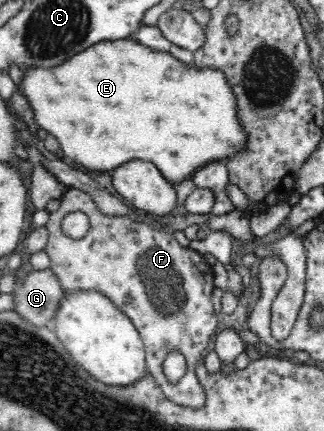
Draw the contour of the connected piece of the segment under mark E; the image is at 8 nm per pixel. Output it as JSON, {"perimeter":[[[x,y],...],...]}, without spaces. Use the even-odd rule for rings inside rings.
{"perimeter":[[[132,37],[118,39],[114,41],[101,41],[97,44],[91,45],[88,49],[70,57],[66,63],[52,67],[52,69],[40,68],[34,66],[33,68],[23,68],[25,70],[24,81],[20,90],[24,92],[24,96],[28,98],[32,109],[34,110],[35,121],[46,129],[49,134],[56,137],[59,141],[59,146],[64,155],[78,163],[81,163],[88,170],[95,173],[104,173],[111,171],[118,165],[128,163],[128,161],[142,160],[154,164],[160,173],[172,184],[178,185],[186,179],[191,179],[192,174],[196,173],[209,163],[218,161],[226,163],[230,158],[243,154],[247,144],[247,131],[238,119],[238,111],[236,111],[236,96],[230,89],[230,84],[226,74],[217,67],[211,65],[202,65],[196,67],[194,63],[186,63],[178,60],[169,51],[154,51],[141,43],[138,43]]]}

